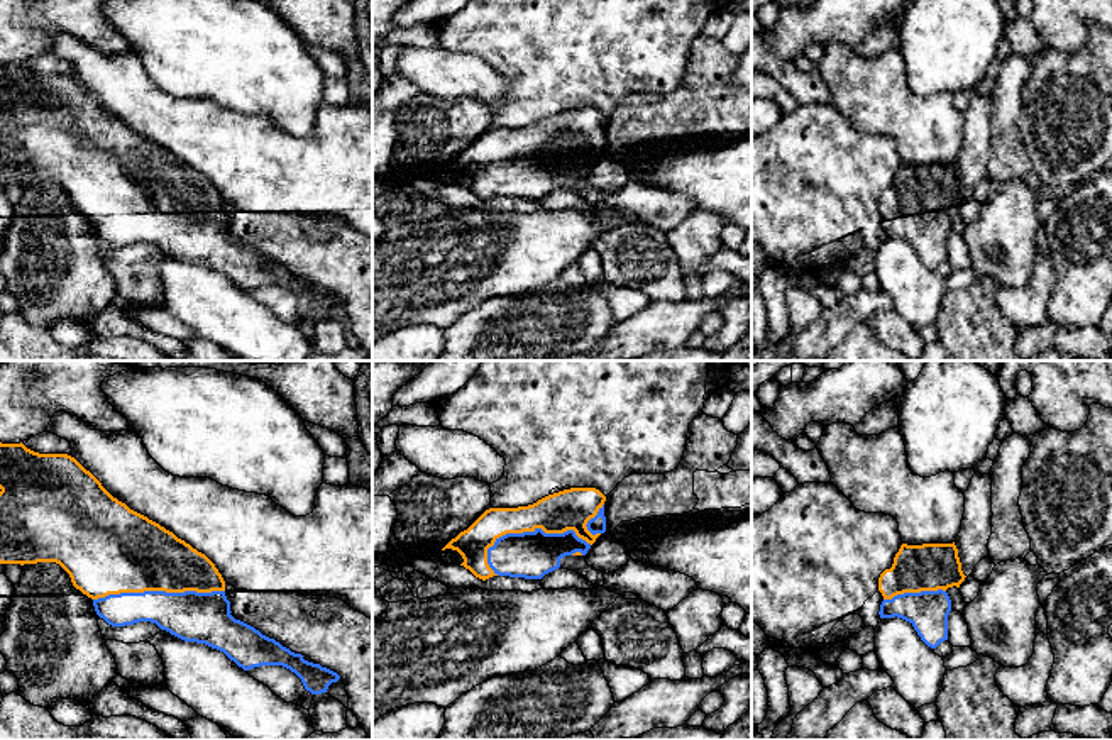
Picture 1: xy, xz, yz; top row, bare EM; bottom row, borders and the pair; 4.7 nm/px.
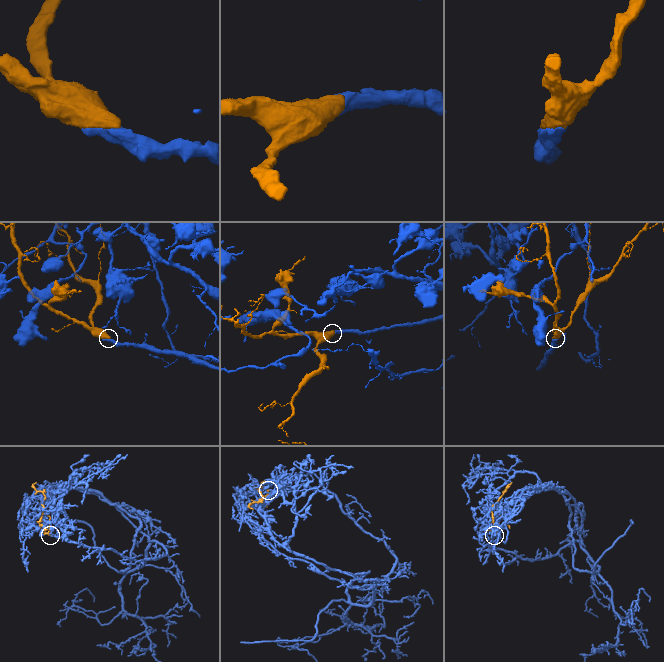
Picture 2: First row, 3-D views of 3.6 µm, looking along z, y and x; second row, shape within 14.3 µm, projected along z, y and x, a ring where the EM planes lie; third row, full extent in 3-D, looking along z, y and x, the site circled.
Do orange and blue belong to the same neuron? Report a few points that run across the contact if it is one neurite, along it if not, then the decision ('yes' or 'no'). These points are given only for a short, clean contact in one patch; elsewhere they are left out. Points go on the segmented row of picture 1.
yes

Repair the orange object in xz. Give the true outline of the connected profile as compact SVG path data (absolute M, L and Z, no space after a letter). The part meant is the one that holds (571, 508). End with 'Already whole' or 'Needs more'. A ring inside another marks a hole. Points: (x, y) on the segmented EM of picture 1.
M570 488L528 506L489 508L442 550L457 550L476 577L542 579L565 555L586 555L606 532L606 496Z. Needs more

